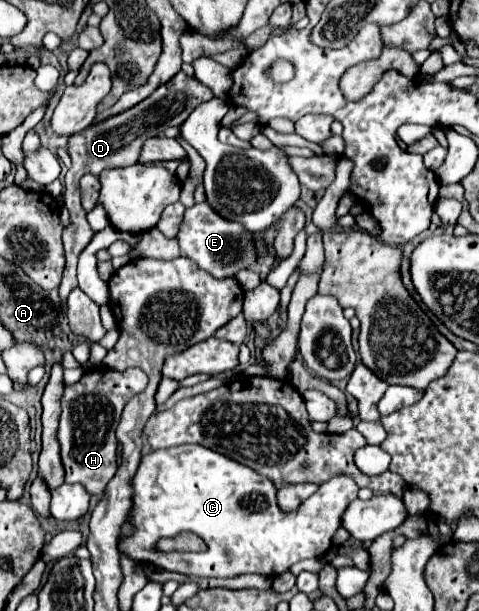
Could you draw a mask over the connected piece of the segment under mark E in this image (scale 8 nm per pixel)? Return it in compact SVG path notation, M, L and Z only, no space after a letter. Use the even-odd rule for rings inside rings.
M196 203L194 207L186 209L184 219L180 223L178 235L182 255L190 257L198 263L200 269L208 271L214 277L234 277L240 269L254 263L254 247L252 247L252 233L246 233L246 229L240 223L232 223L222 219L212 211L206 203Z

